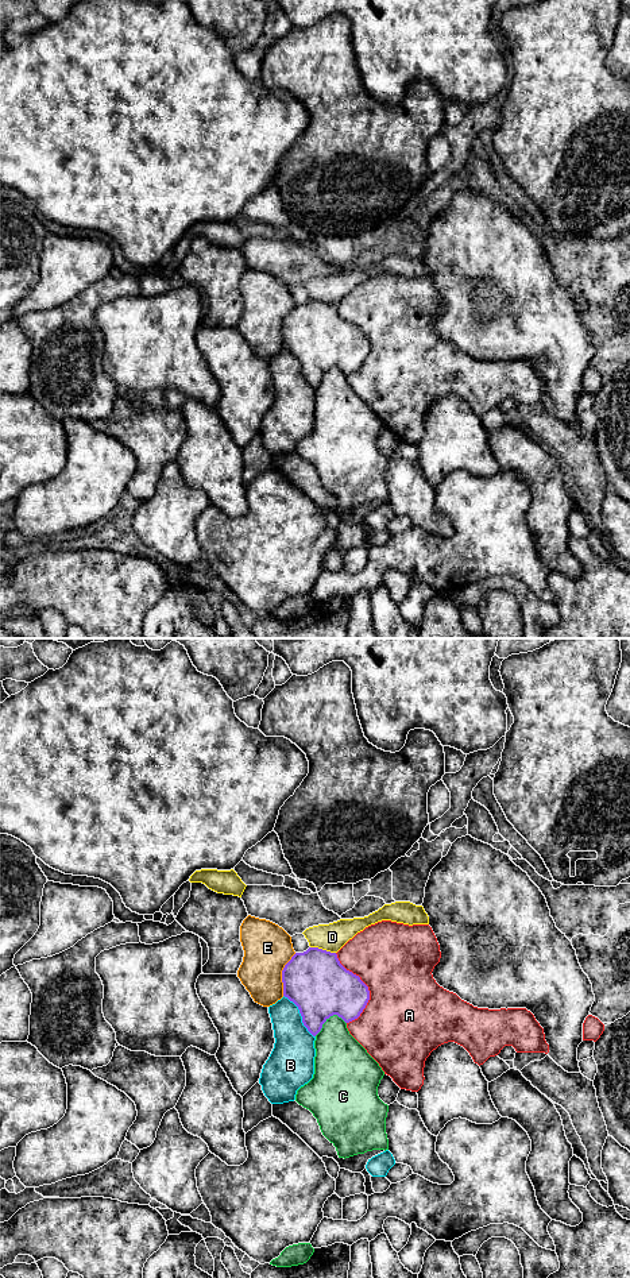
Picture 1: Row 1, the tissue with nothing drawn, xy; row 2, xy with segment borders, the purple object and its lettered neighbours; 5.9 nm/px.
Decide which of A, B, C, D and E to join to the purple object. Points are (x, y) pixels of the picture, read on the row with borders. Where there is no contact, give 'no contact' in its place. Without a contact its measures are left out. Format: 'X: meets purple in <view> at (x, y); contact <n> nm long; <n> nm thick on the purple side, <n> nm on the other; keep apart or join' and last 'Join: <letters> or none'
A: meets purple in xy at (367, 988); contact 440 nm long; 340 nm thick on the purple side, 460 nm on the other; keep apart
B: meets purple in xy at (301, 1015); contact 320 nm long; 360 nm thick on the purple side, 260 nm on the other; keep apart
C: meets purple in xy at (328, 1018); contact 200 nm long; 360 nm thick on the purple side, 280 nm on the other; keep apart
D: meets purple in xy at (321, 949); contact 160 nm long; 360 nm thick on the purple side, 170 nm on the other; keep apart
E: meets purple in xy at (282, 975); contact 260 nm long; 360 nm thick on the purple side, 280 nm on the other; keep apart
Join: none

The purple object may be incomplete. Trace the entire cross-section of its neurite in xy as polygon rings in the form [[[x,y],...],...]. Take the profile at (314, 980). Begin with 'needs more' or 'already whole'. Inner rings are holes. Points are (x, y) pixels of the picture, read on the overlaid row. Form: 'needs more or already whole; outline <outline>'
already whole; outline [[[309,947],[295,953],[282,970],[283,996],[293,1001],[308,1031],[316,1036],[333,1015],[349,1023],[370,1000],[368,987],[347,970],[336,953]]]

